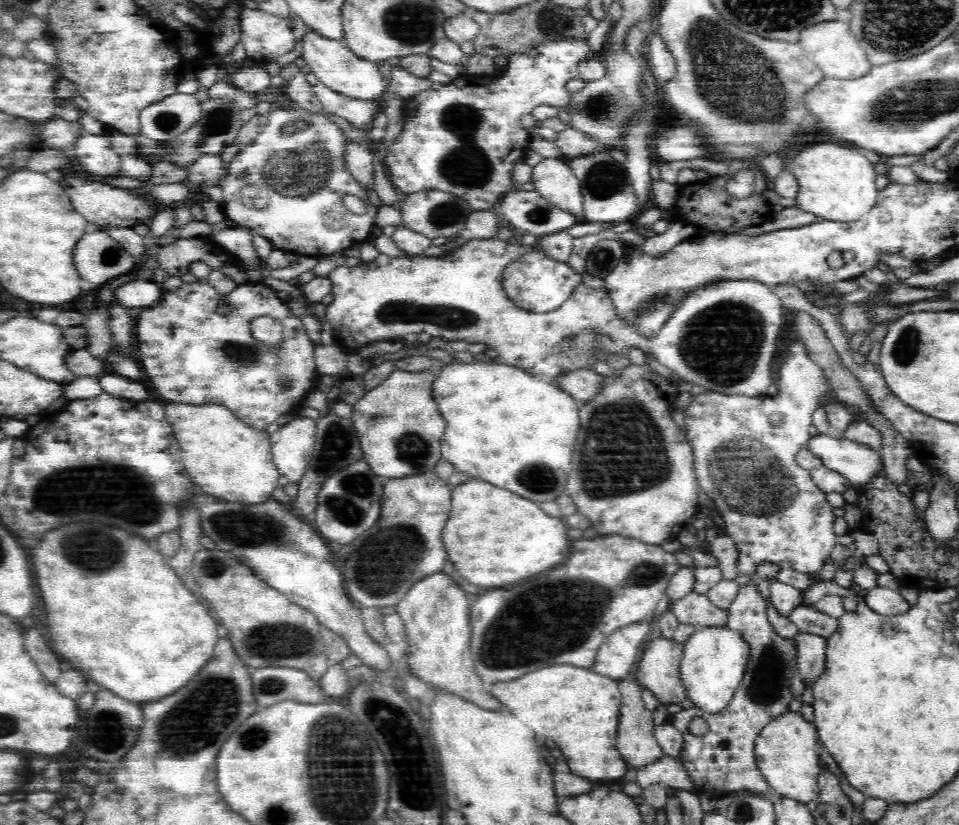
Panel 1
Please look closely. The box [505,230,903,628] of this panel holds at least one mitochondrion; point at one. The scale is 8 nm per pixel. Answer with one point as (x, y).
(604, 472)

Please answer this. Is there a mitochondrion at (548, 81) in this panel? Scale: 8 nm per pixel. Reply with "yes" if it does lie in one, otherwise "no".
no

